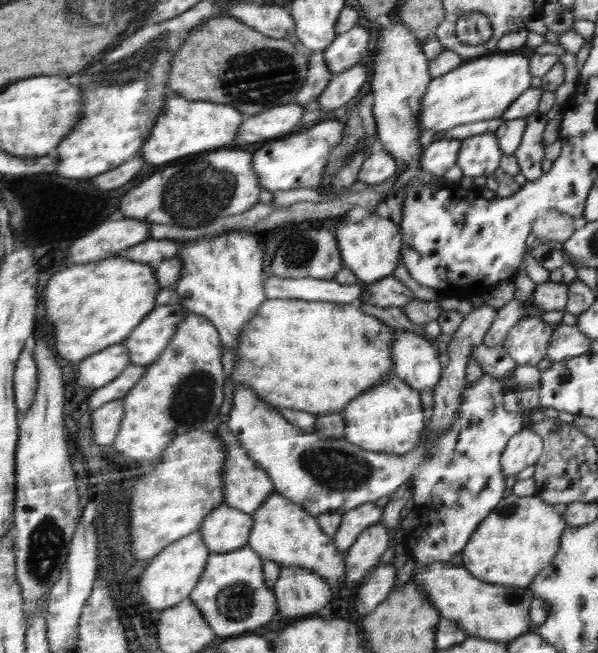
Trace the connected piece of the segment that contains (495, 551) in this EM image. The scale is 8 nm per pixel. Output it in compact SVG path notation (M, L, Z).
M516 493L506 496L506 502L490 514L490 522L482 522L478 538L470 542L470 550L462 554L463 566L474 577L487 583L527 587L534 576L546 568L560 548L560 536L566 528L560 507L546 503L538 495L520 497Z

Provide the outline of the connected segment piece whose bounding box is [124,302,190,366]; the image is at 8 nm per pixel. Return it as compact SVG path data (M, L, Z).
M180 302L154 310L124 342L130 347L133 365L151 366L156 363L176 338L180 324L188 318L189 313Z

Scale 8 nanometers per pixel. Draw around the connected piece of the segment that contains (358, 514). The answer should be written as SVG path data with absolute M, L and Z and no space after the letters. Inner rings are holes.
M367 502L357 509L345 513L338 532L333 536L338 549L342 553L348 552L350 546L354 545L354 542L357 542L357 538L362 533L362 530L366 530L370 526L374 526L374 524L382 521L383 512L384 509L380 508L380 506Z

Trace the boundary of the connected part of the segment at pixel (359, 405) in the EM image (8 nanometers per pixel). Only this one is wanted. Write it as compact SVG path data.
M392 374L386 382L362 392L340 415L344 417L343 438L369 452L404 456L416 448L424 430L420 392L402 382L396 374Z

